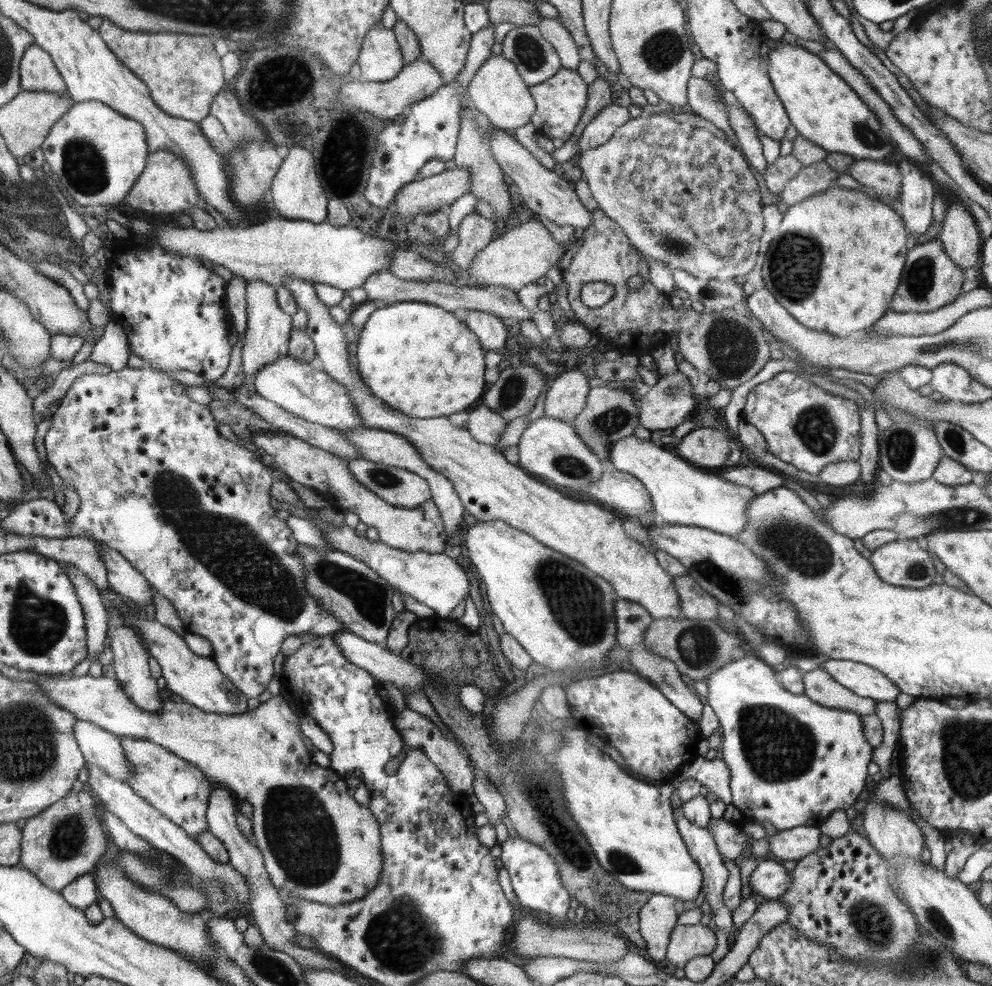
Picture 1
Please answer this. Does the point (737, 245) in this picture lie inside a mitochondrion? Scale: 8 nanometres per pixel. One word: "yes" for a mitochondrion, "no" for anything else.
no

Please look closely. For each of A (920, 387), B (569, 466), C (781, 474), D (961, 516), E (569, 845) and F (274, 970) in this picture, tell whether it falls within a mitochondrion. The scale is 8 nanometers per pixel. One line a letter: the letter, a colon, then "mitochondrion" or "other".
A: other
B: mitochondrion
C: other
D: mitochondrion
E: mitochondrion
F: mitochondrion

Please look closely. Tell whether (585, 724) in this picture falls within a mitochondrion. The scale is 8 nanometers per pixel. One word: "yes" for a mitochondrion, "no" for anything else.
no

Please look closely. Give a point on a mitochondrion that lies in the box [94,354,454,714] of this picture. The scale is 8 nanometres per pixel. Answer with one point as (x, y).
(249, 569)

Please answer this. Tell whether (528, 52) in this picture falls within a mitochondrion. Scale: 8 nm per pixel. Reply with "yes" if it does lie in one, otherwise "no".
yes

